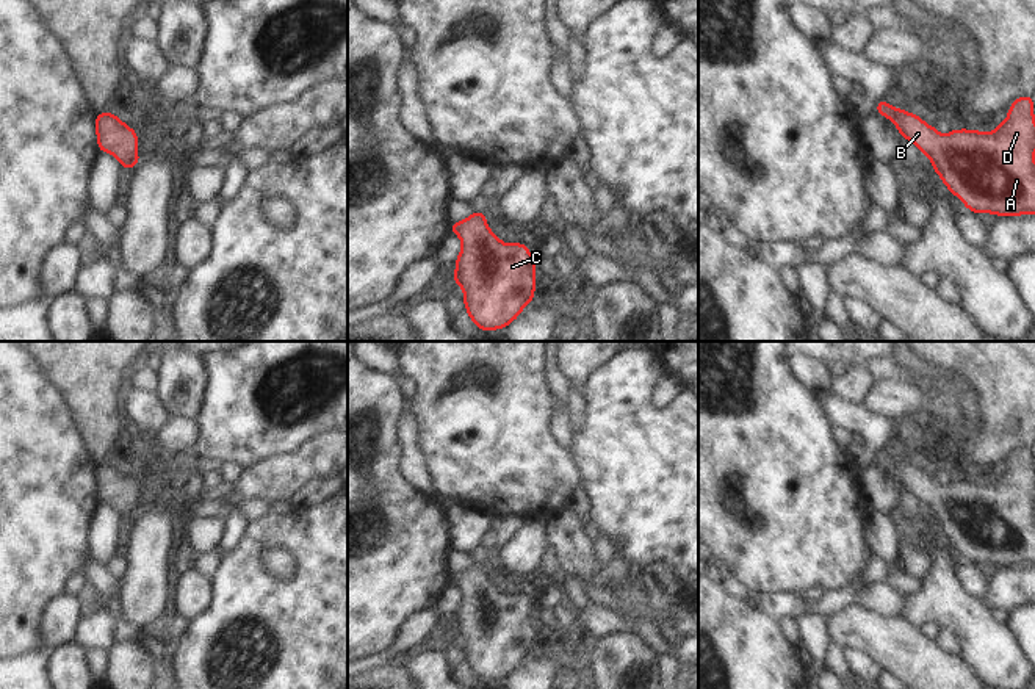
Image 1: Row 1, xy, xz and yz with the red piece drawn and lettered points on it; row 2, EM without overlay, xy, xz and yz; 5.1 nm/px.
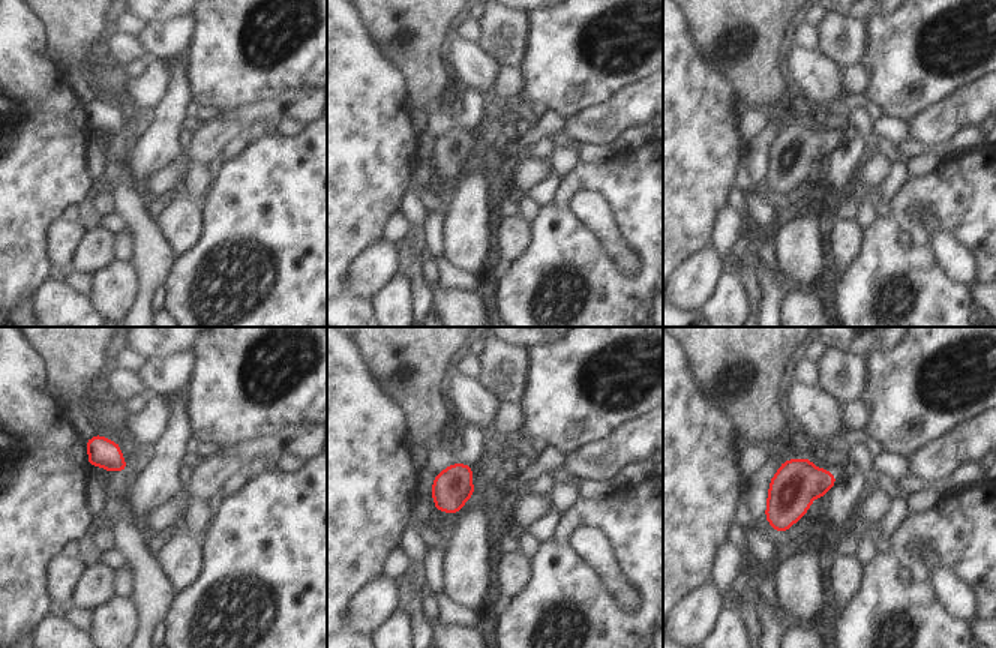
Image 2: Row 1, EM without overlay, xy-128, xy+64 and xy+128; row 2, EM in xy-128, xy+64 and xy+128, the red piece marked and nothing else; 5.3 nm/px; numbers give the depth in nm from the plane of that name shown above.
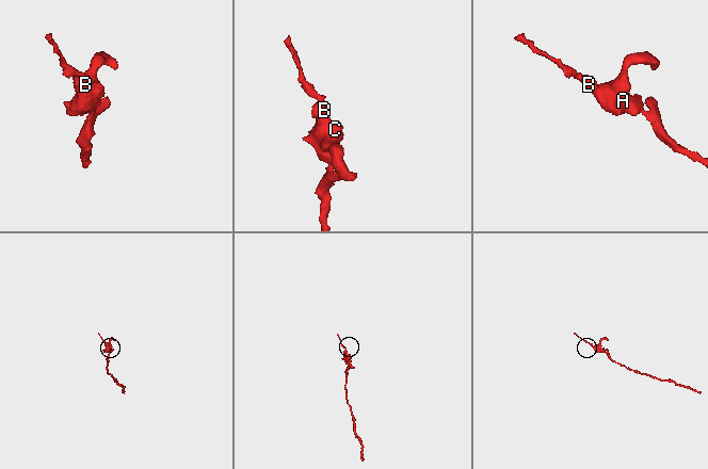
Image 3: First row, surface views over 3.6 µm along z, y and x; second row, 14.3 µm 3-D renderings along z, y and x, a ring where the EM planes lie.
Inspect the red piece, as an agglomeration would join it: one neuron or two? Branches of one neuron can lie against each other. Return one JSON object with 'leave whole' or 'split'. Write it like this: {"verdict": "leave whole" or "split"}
{"verdict": "leave whole"}

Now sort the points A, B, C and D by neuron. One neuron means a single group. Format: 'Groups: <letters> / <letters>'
Groups: A B C D

